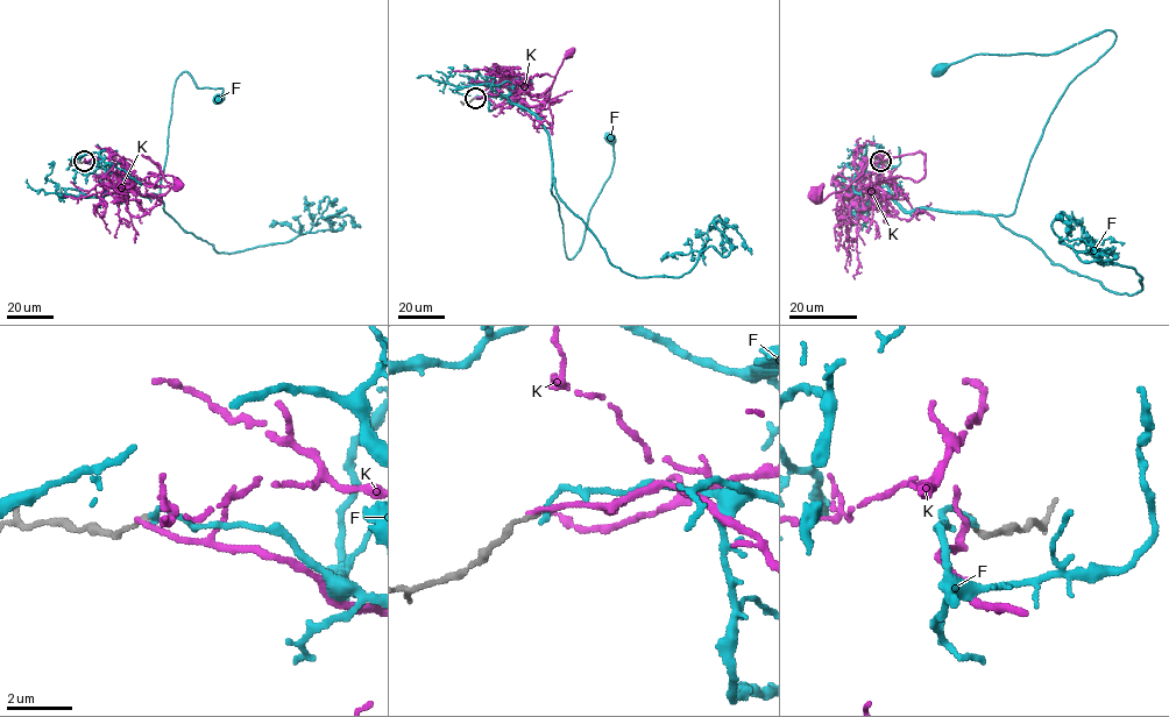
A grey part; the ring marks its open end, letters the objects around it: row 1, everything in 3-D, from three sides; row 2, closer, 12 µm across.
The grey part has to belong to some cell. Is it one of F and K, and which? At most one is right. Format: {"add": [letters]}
{"add": ["F"]}

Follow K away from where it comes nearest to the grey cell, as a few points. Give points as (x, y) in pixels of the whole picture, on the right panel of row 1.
K: (880, 161), (893, 187), (884, 182), (925, 171), (915, 151), (871, 162), (845, 189), (816, 196)

